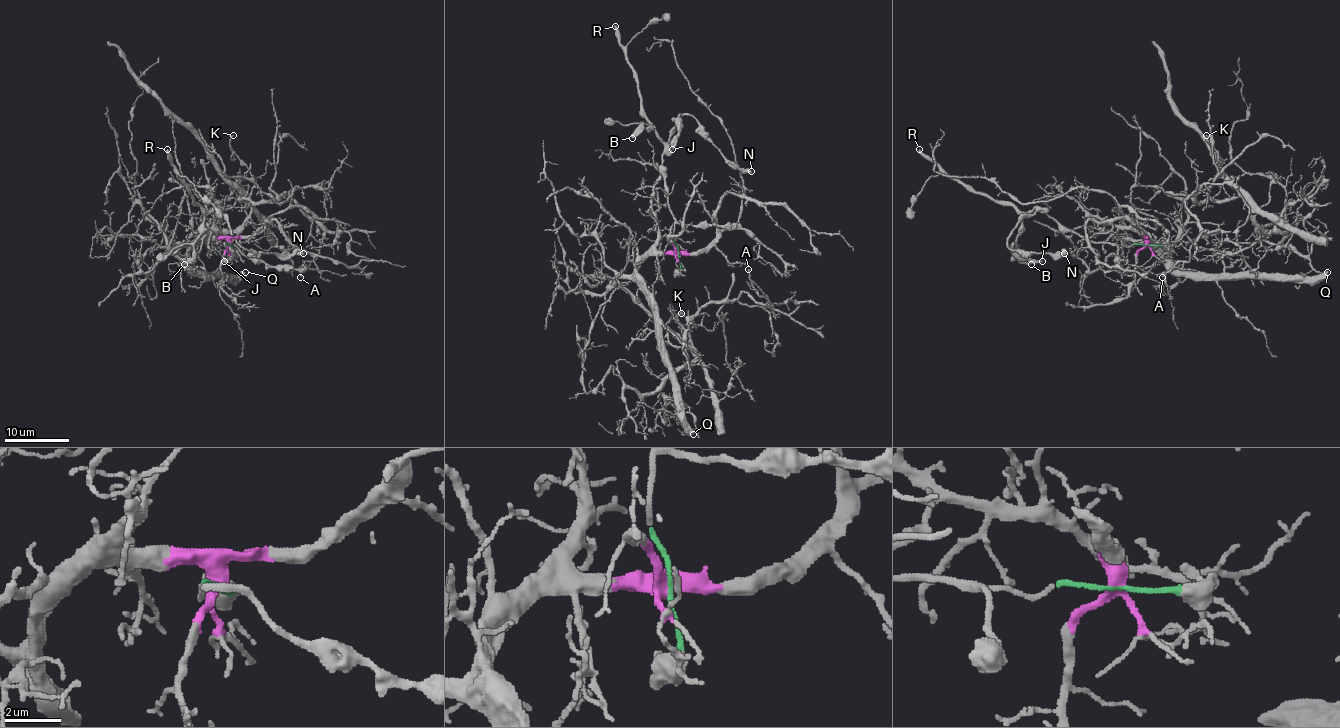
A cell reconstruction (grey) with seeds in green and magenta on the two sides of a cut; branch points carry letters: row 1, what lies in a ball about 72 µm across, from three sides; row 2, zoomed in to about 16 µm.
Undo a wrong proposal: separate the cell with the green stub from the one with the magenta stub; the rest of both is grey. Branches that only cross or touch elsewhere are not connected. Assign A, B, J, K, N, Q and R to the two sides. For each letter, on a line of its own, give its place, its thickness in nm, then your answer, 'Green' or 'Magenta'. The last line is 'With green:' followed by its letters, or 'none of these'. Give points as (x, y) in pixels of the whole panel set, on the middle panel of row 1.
A: Place: (748, 269). Thickness 130 nm. Magenta
B: Place: (632, 138). Thickness 280 nm. Green
J: Place: (672, 149). Thickness 280 nm. Green
K: Place: (681, 313). Thickness 140 nm. Magenta
N: Place: (751, 171). Thickness 500 nm. Green
Q: Place: (693, 434). Thickness 400 nm. Magenta
R: Place: (615, 26). Thickness 380 nm. Green
With green: B, J, N, R

